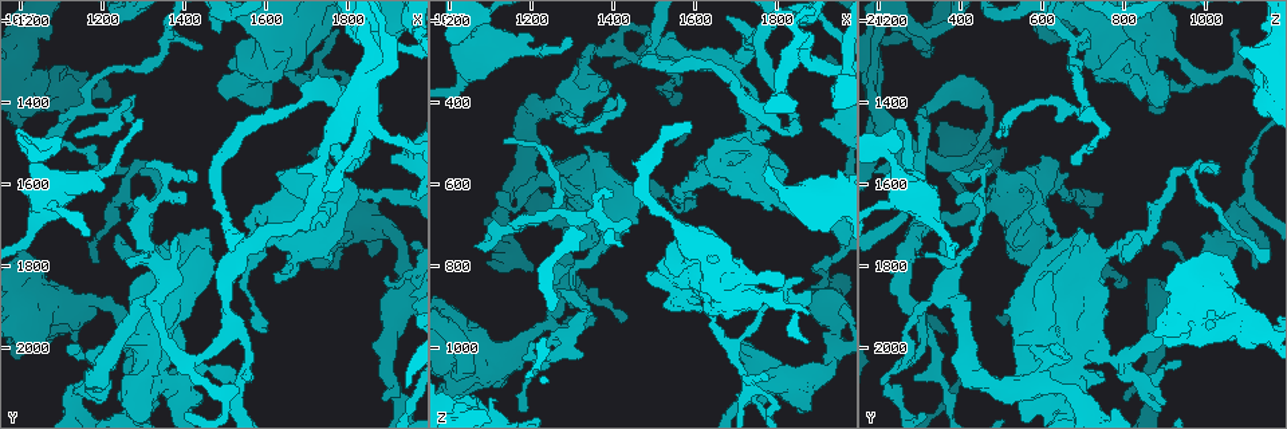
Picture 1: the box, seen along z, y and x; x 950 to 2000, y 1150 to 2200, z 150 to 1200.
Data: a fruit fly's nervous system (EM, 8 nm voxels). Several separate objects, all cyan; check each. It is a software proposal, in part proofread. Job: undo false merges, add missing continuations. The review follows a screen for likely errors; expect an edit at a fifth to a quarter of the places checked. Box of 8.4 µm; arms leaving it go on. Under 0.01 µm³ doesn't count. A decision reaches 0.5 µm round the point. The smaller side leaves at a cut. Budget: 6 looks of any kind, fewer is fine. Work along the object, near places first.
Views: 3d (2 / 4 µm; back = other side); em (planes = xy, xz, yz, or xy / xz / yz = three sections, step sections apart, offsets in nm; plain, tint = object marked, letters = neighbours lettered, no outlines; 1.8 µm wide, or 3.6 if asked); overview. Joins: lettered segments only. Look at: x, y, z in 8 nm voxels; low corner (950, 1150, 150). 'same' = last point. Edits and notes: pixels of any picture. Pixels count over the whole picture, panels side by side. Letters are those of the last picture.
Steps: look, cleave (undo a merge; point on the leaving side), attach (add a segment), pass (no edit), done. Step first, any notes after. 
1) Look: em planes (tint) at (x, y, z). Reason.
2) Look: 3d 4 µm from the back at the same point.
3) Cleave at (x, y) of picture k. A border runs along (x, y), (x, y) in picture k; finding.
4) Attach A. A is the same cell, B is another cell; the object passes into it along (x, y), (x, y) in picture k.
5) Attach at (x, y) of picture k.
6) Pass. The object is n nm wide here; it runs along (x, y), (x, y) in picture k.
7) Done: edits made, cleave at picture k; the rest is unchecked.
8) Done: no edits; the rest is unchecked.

Look: em planes (plain) at (1325, 2105, 865). Abrupt turn.

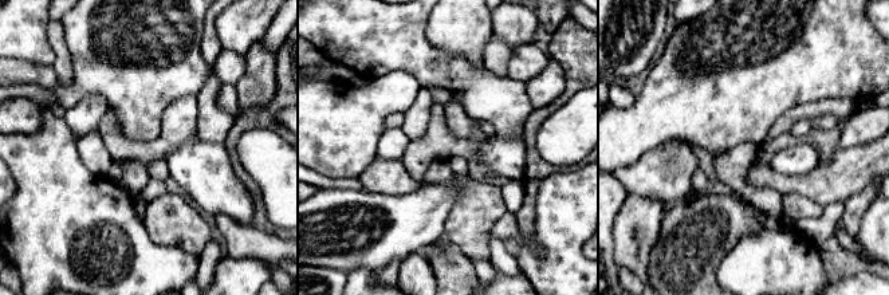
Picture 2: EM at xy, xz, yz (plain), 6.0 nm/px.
Look: em planes (letters) at the same point.

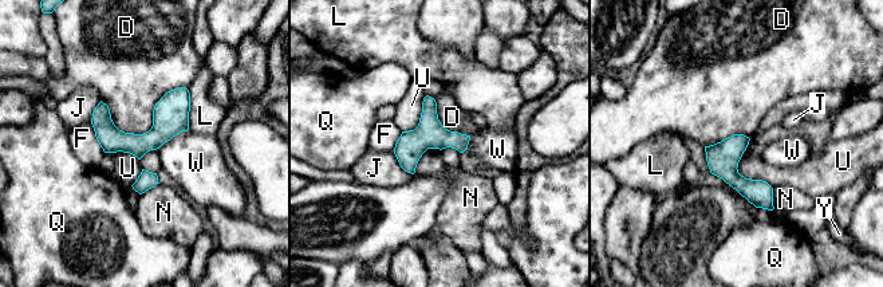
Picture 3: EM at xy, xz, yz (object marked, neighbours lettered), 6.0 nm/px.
Pass. D, F, J, L, N, Q, U, W and Y are other cells; a border runs along (186, 87), (142, 133), (101, 101) in picture 3; continuous, no second neuron.

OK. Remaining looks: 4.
Look: em 3.6 µm yz step 16 (letters) at (1140, 1890, 1010). Thin arm on a thick one.

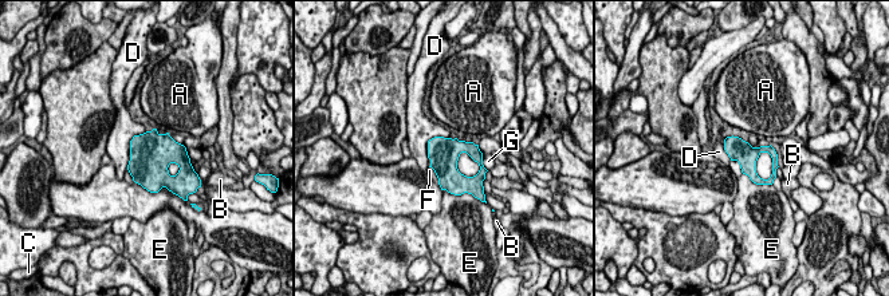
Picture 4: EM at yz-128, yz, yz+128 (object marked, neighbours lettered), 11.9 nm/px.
Pass. A, B, C, D, E, F and G are other cells; a border runs along (448, 137), (432, 137), (427, 157) in picture 4; all the same neuron.

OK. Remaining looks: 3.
Look: em planes (letters) at (1405, 2035, 275). A fork.

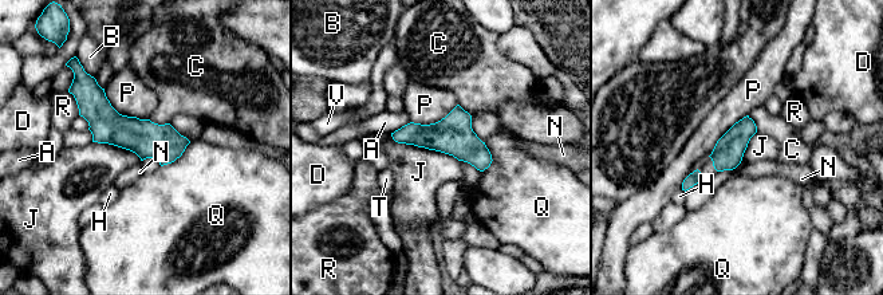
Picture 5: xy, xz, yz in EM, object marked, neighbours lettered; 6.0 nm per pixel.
Pass. A, B, C, D, H, J, N, P, Q, R, T and V are other cells; a border runs along (390, 134), (460, 161) in picture 5; one neuron here.

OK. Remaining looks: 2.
Done: no edits; the rest is unchecked.

